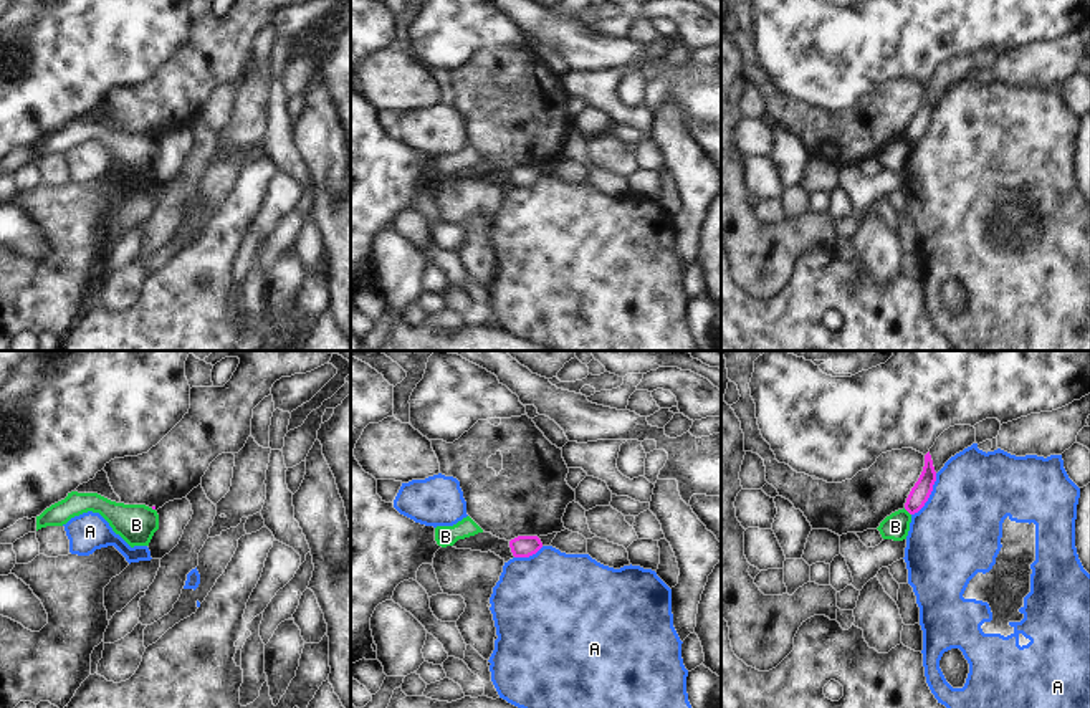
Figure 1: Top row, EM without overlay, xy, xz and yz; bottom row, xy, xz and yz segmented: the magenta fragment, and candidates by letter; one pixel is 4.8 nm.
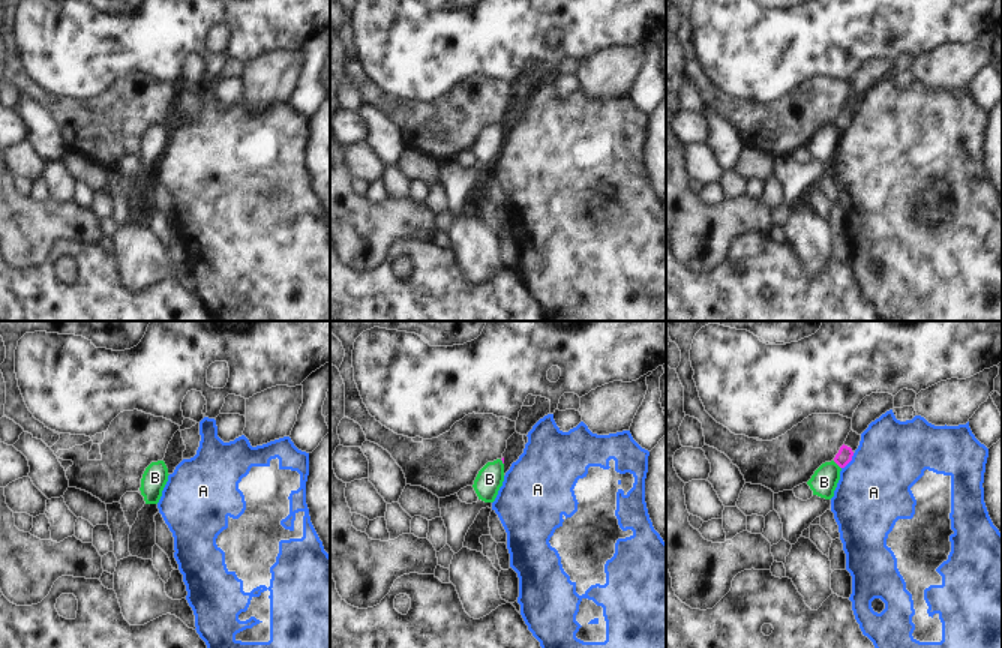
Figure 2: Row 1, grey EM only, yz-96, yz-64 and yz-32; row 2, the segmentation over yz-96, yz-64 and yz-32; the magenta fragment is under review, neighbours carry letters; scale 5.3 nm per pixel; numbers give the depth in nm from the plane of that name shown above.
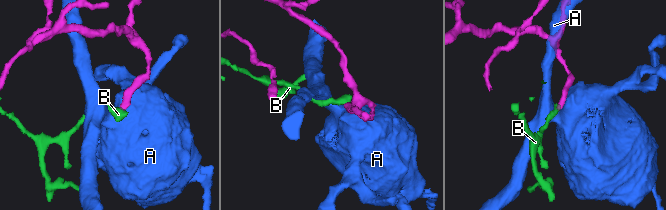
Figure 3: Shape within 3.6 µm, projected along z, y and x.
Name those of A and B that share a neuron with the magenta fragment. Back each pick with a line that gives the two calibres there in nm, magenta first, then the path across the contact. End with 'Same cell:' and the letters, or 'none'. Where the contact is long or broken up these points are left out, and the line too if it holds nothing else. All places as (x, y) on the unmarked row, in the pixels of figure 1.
Same cell: none

